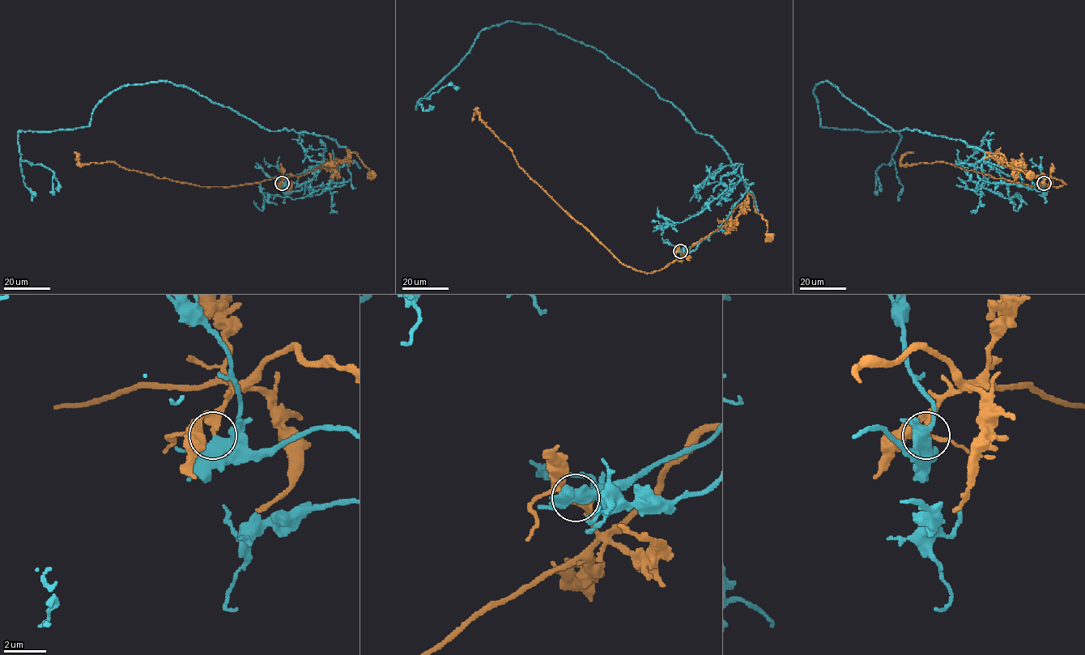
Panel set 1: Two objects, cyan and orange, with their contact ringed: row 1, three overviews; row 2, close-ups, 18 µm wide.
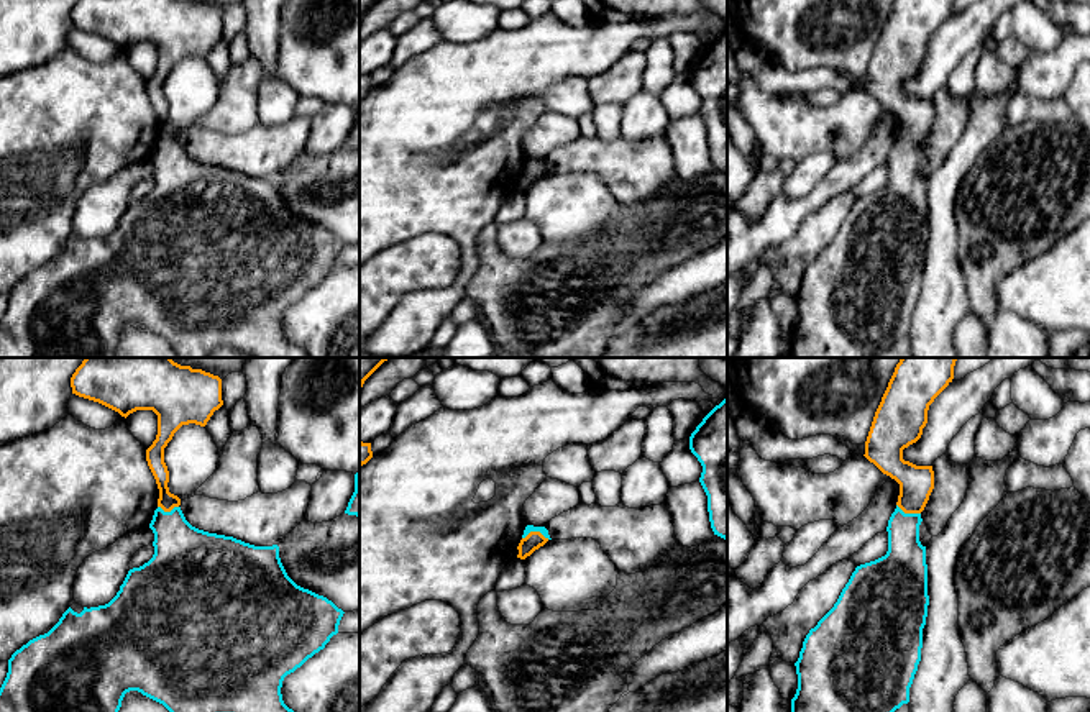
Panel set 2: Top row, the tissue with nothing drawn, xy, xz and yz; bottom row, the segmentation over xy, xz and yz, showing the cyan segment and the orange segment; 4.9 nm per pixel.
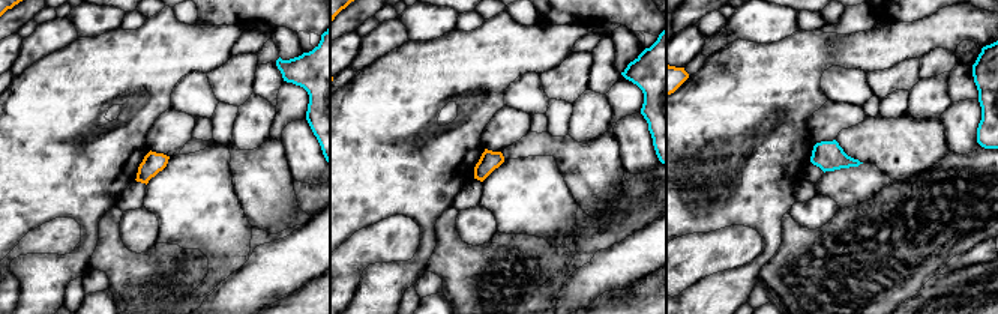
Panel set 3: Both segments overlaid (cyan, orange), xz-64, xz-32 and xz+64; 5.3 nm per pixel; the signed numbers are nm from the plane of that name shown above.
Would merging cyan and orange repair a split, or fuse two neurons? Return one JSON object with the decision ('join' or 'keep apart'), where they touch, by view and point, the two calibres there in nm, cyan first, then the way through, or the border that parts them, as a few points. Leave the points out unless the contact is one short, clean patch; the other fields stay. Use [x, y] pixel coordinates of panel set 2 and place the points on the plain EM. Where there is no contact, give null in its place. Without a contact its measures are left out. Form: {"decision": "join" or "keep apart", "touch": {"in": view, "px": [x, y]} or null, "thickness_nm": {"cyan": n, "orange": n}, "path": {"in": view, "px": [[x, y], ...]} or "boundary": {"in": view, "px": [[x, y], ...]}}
{"decision": "keep apart", "touch": {"in": "xz", "px": [535, 163]}, "thickness_nm": {"cyan": 40, "orange": 90}}

